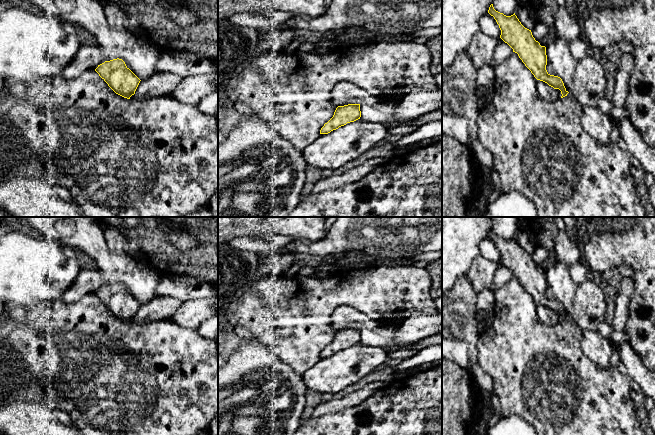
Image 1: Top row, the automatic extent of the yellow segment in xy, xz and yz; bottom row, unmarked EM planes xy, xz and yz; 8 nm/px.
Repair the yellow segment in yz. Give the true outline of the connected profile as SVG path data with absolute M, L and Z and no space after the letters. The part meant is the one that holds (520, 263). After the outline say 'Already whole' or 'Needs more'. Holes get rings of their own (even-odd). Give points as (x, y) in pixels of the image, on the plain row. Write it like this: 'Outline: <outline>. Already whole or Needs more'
Outline: M493 228L488 237L494 241L501 254L500 262L507 267L513 276L517 277L525 290L531 295L537 304L547 307L554 313L561 315L561 322L569 317L558 300L550 299L546 294L547 279L546 271L541 270L532 259L531 254L525 252L515 237L506 240L496 235Z. Already whole

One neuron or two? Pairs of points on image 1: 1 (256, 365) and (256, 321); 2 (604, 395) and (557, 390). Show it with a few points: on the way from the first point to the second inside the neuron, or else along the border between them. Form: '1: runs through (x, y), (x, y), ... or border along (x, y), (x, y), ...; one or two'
1: border along (261, 341), (271, 348); two
2: runs through (592, 395), (569, 395); one

